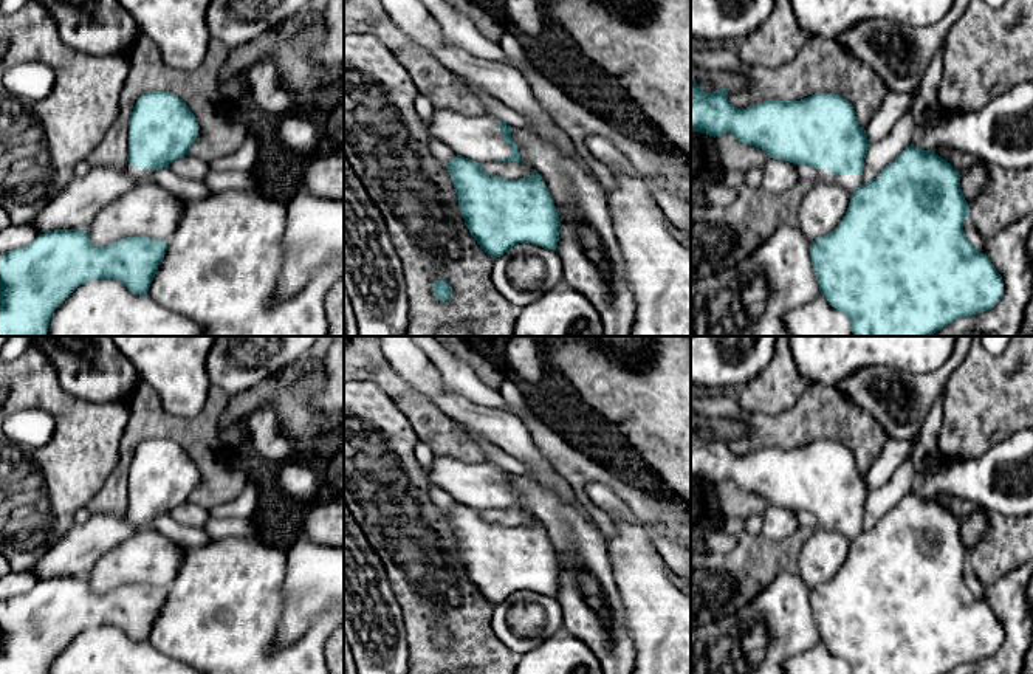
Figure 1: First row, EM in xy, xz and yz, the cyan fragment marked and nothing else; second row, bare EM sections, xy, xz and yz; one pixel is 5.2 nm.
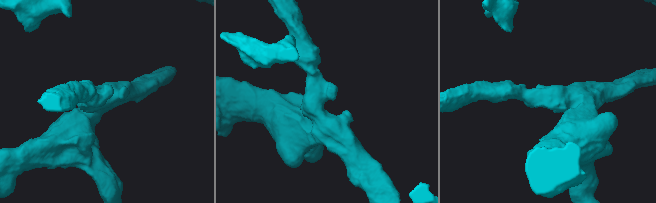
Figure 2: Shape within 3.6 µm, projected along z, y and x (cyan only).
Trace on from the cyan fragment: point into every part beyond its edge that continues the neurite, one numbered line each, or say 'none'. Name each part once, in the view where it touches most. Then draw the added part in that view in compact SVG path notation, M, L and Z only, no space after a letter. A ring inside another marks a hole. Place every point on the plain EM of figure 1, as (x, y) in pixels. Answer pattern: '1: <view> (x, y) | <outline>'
1: xz (479, 485) | M434 457L427 471L431 483L448 491L457 502L475 510L510 505L499 466L489 460L466 463L454 457Z

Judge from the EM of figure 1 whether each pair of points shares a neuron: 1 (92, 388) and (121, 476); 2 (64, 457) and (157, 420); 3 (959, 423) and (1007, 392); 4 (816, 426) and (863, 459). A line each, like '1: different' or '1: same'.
1: different
2: different
3: same
4: same

